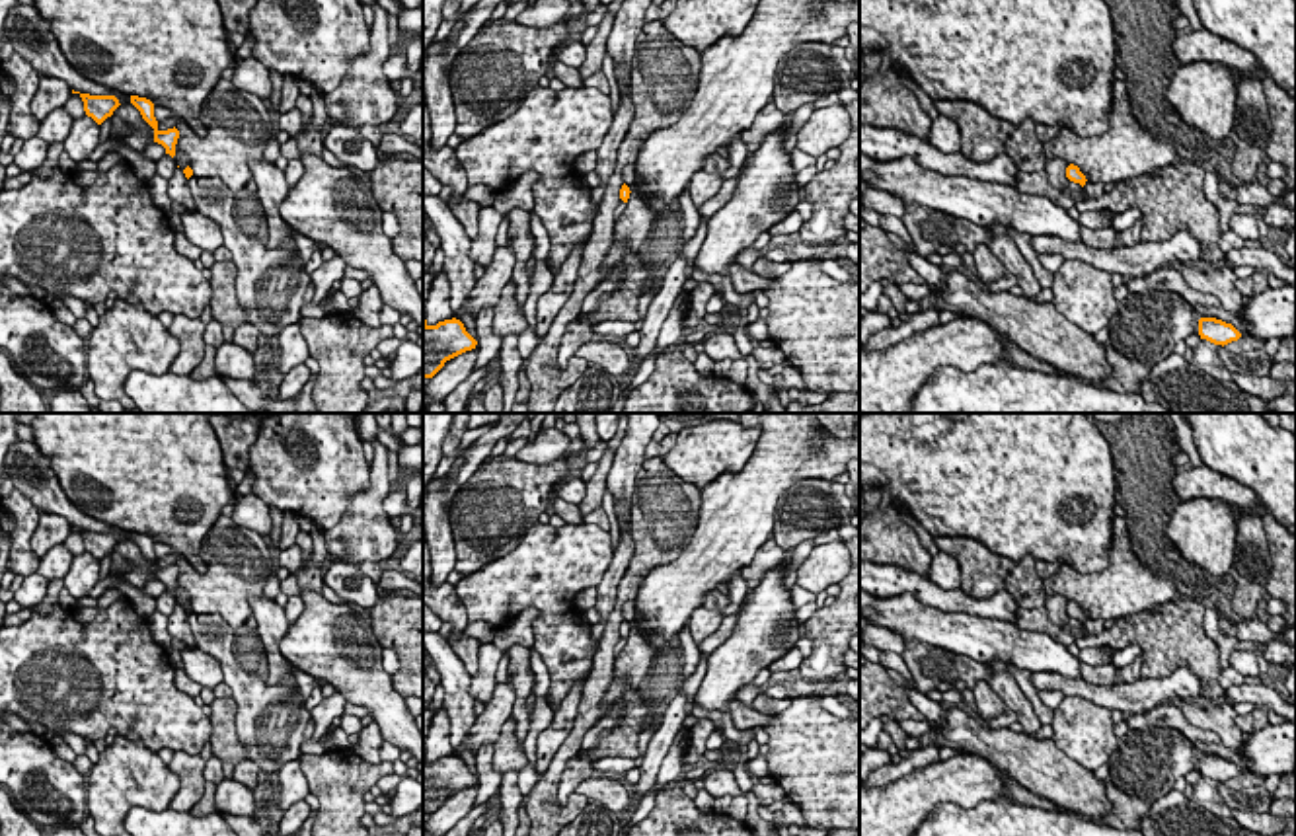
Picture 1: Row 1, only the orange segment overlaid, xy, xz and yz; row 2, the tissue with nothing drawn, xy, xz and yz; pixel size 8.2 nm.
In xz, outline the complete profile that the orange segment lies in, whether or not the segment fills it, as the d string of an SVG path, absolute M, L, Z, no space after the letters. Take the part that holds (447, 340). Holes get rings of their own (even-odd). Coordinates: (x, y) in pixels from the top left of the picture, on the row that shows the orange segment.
M423 310L423 378L433 378L446 361L476 349L477 341L456 318L429 325Z

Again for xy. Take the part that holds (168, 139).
M131 95L131 103L140 111L142 119L154 129L154 142L162 144L166 148L166 154L173 158L179 131L175 127L168 131L158 129L158 121L154 117L154 103L150 99Z

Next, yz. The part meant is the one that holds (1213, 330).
M1201 318L1199 320L1199 335L1214 345L1228 345L1238 341L1241 333L1232 325L1216 318Z

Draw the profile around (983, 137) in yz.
M934 101L939 115L953 119L961 131L961 154L972 162L990 162L996 156L1010 156L1019 171L1035 173L1045 170L1045 142L1027 119L1013 125L990 115L972 101Z

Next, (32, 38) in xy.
M18 4L10 8L4 21L4 35L10 39L14 51L41 76L58 78L80 94L115 95L119 103L131 103L133 94L99 86L68 64L51 23L39 16L35 6Z

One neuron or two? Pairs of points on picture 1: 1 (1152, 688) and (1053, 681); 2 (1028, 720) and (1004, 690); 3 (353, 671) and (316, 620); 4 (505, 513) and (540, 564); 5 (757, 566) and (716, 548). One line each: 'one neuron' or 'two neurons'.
1: one neuron
2: one neuron
3: one neuron
4: two neurons
5: two neurons

